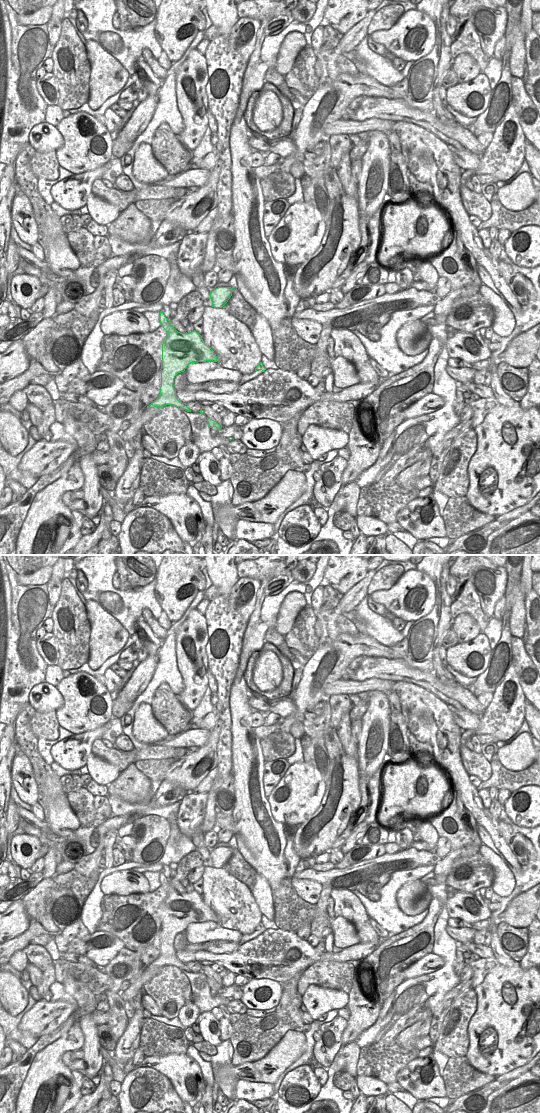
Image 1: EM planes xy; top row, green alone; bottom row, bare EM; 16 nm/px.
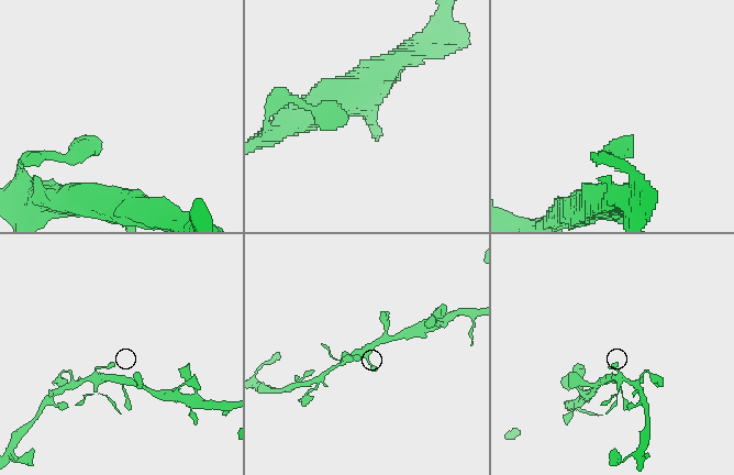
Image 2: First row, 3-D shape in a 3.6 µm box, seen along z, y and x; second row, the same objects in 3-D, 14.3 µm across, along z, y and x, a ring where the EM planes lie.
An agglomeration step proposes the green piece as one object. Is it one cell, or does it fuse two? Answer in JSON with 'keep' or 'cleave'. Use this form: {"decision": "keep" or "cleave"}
{"decision": "cleave"}

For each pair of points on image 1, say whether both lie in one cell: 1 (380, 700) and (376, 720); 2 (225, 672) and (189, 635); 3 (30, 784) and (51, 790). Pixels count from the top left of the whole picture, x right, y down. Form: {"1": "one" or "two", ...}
{"1": "one", "2": "two", "3": "two"}

